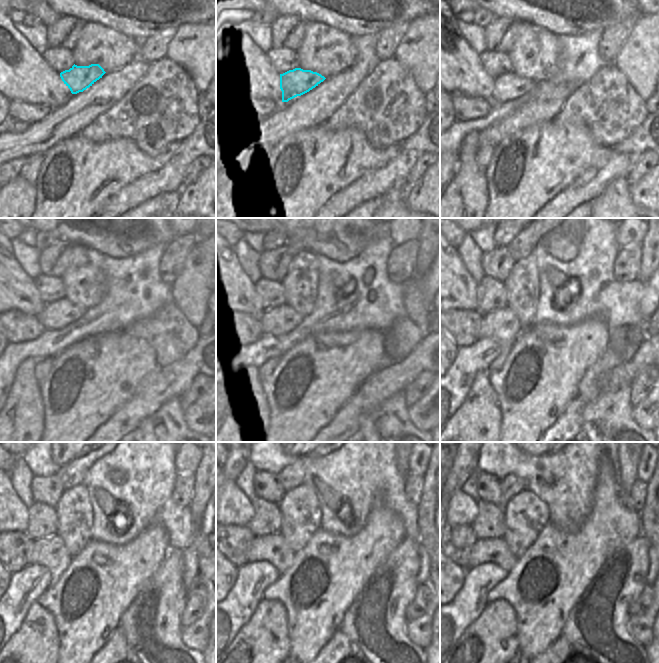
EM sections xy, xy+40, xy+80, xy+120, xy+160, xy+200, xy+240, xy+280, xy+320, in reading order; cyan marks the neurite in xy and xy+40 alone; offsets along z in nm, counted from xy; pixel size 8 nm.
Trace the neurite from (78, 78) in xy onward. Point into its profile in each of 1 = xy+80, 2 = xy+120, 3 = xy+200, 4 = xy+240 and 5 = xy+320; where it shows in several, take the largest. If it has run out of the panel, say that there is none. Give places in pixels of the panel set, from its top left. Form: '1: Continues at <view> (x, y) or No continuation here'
1: Continues at xy+80 (507, 87)
2: Continues at xy+120 (57, 315)
3: Continues at xy+200 (502, 325)
4: Continues at xy+240 (51, 552)
5: Continues at xy+320 (495, 550).

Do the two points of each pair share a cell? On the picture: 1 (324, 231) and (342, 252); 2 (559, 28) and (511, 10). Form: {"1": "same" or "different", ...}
{"1": "same", "2": "same"}

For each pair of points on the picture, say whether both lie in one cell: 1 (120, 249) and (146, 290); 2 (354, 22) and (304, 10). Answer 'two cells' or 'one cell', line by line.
1: two cells
2: one cell

